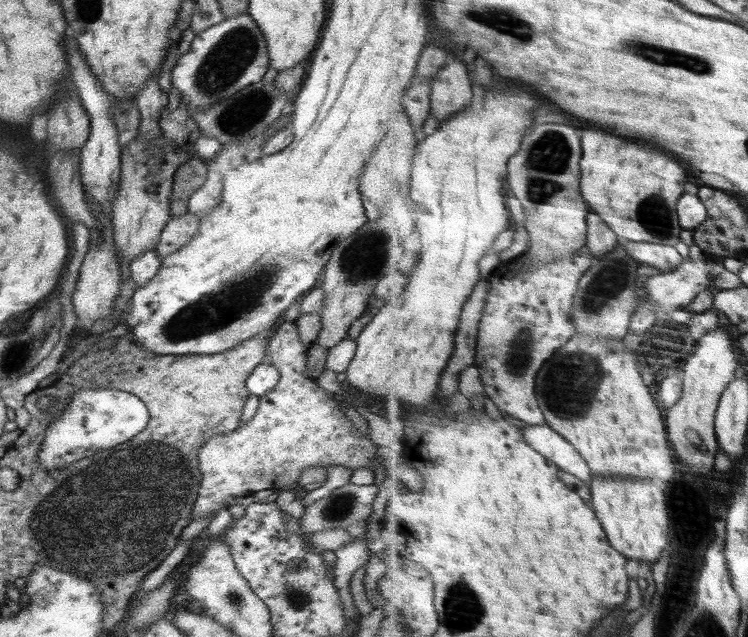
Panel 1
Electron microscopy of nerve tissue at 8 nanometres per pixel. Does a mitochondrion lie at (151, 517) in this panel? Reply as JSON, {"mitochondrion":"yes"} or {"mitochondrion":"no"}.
{"mitochondrion":"yes"}

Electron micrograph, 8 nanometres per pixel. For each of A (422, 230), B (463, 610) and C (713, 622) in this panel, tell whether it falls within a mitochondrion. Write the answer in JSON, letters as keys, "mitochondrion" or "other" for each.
{"A":"other","B":"mitochondrion","C":"mitochondrion"}

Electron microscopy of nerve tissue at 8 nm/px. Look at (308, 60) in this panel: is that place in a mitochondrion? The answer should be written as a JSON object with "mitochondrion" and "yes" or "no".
{"mitochondrion":"no"}

